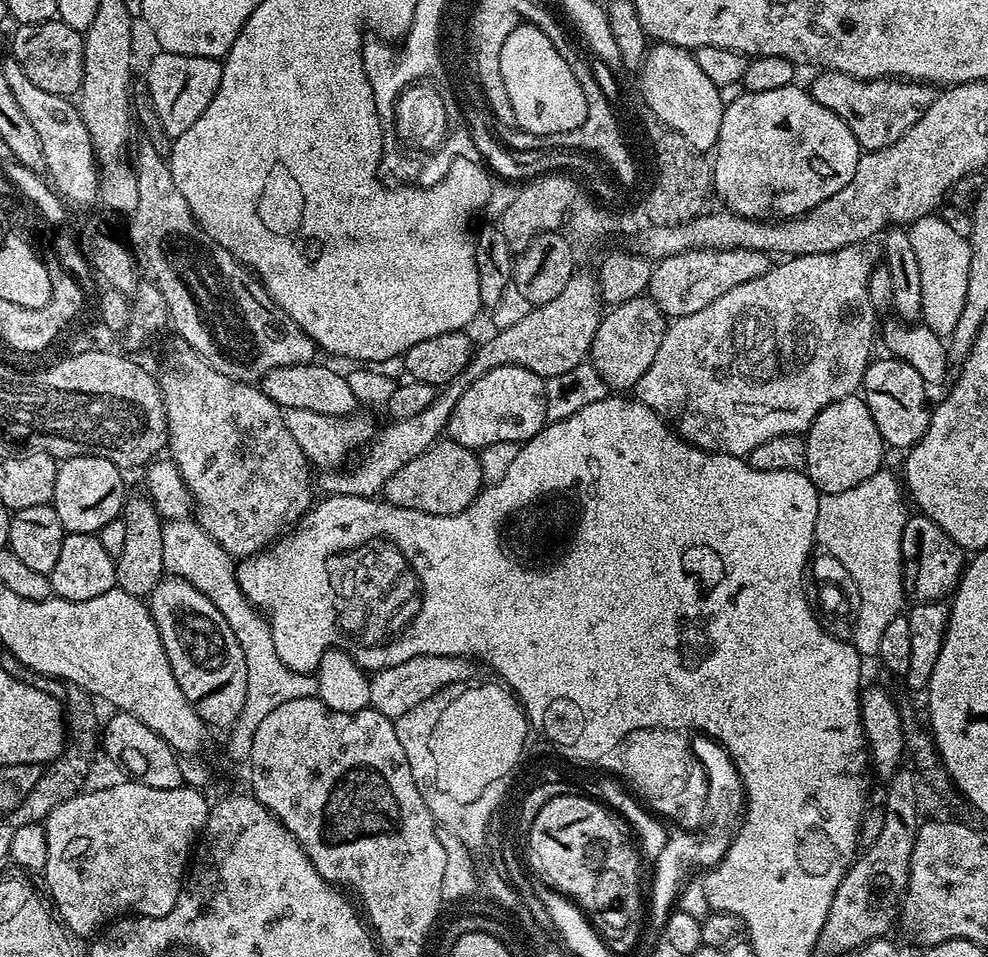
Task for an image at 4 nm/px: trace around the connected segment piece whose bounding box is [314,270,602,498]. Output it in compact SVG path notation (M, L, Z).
M583 270L577 271L570 278L570 282L566 282L566 290L562 290L558 298L533 306L530 314L526 314L526 318L522 318L517 325L493 331L493 336L485 344L477 343L462 374L455 376L449 384L443 385L434 403L426 406L422 414L389 423L389 428L382 428L376 434L371 444L363 451L364 457L354 468L321 471L315 477L315 487L319 491L321 488L325 497L372 498L383 493L386 482L394 478L394 474L398 474L398 470L402 470L406 462L418 458L418 454L431 448L445 435L450 414L454 406L458 406L458 398L462 398L462 394L466 394L468 387L478 378L482 378L482 374L498 366L518 366L545 378L564 374L589 359L601 315L602 301L597 277L593 273L591 276Z

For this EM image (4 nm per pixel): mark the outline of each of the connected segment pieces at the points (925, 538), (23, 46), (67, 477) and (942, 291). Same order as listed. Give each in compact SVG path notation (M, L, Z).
M909 515L902 530L900 557L904 567L905 593L916 595L920 602L944 602L960 585L960 576L966 563L965 549L960 548L929 516Z
M59 18L37 24L22 24L15 30L10 56L18 62L18 66L22 66L22 70L26 70L26 78L50 94L75 97L80 91L84 73L83 35L63 24Z
M75 456L57 467L52 507L62 522L65 533L99 533L106 522L117 519L123 513L126 491L125 473L114 462L101 456Z
M933 214L914 221L910 226L910 235L922 274L923 323L939 337L948 338L963 312L972 247L963 236L954 234L947 219L940 217L939 220L938 217L939 215Z

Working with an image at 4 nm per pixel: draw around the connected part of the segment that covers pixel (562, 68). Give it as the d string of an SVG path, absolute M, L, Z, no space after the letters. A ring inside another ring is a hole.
M525 22L512 30L501 50L501 74L516 128L538 134L562 134L586 122L586 95L574 73L554 48L547 31L536 22Z

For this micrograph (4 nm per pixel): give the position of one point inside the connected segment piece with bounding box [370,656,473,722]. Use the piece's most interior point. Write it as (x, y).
(396, 690)

